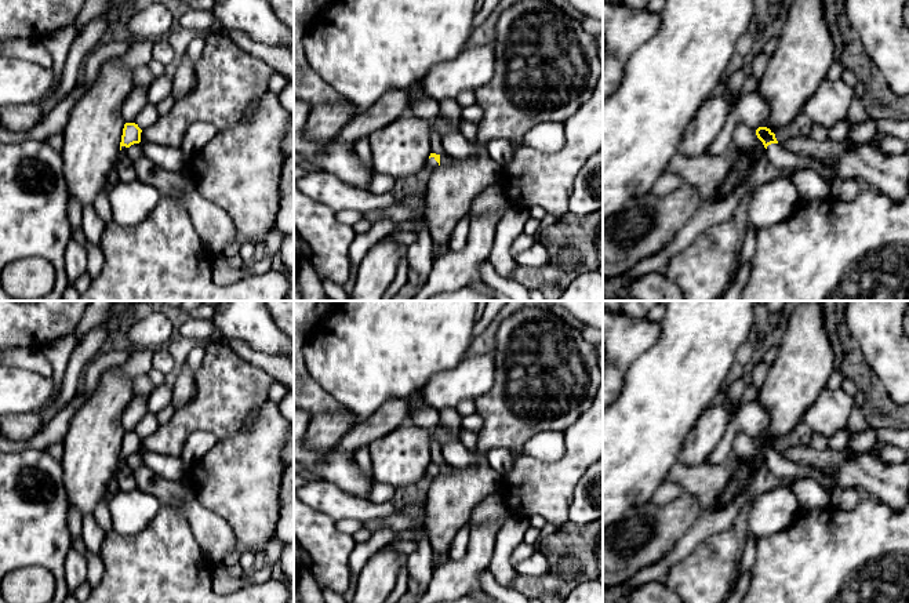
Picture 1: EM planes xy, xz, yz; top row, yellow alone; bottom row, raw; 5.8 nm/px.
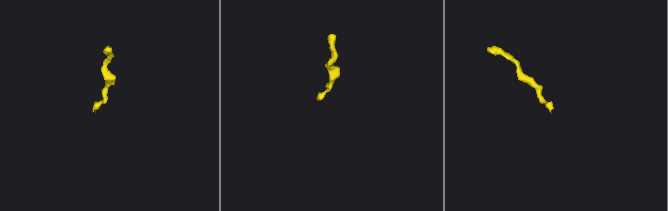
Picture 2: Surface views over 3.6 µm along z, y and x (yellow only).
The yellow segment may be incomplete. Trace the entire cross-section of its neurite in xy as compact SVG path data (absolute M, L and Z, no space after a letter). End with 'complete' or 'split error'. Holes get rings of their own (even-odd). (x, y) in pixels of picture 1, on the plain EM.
M126 432L123 437L119 471L127 466L126 458L141 451L142 439L135 432Z; split error

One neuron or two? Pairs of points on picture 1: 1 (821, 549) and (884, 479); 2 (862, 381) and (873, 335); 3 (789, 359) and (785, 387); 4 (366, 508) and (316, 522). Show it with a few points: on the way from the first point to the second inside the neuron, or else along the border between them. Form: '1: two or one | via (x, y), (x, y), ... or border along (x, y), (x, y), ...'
1: two | border along (869, 496), (883, 501), (894, 512)
2: two | border along (850, 334), (884, 389)
3: one | via (789, 366), (789, 380)
4: two | border along (308, 504), (327, 513), (335, 522)

